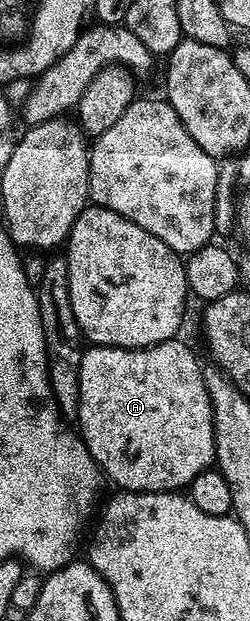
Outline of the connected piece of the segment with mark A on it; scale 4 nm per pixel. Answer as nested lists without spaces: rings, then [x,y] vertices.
[[[174,337],[168,339],[166,343],[160,343],[154,347],[98,347],[96,345],[90,346],[88,350],[82,354],[81,364],[79,365],[79,409],[75,416],[76,422],[81,422],[79,426],[79,434],[85,443],[85,448],[91,453],[91,457],[97,462],[98,467],[101,468],[104,478],[109,479],[113,483],[118,483],[116,486],[123,491],[177,491],[178,489],[188,488],[189,482],[195,477],[199,477],[199,473],[210,470],[211,464],[214,462],[213,454],[215,453],[215,437],[213,436],[213,410],[211,409],[211,401],[207,393],[207,385],[203,381],[203,363],[197,360],[197,355],[185,343],[180,343],[180,338]]]

